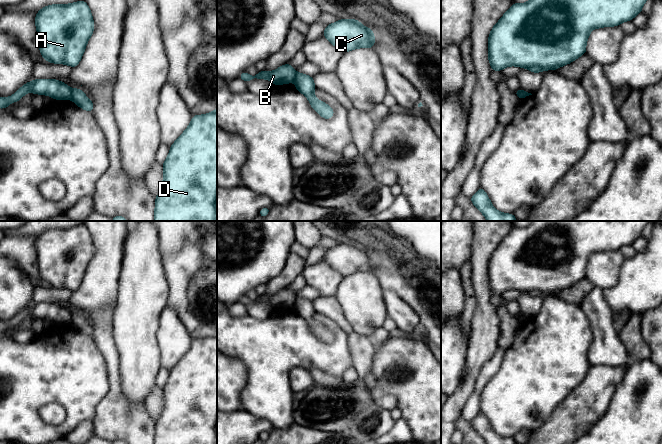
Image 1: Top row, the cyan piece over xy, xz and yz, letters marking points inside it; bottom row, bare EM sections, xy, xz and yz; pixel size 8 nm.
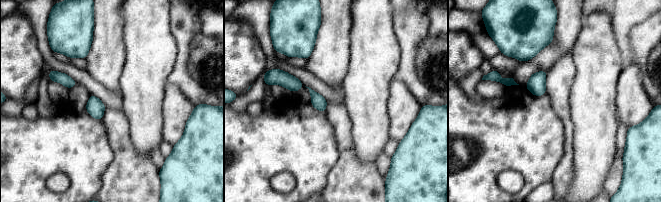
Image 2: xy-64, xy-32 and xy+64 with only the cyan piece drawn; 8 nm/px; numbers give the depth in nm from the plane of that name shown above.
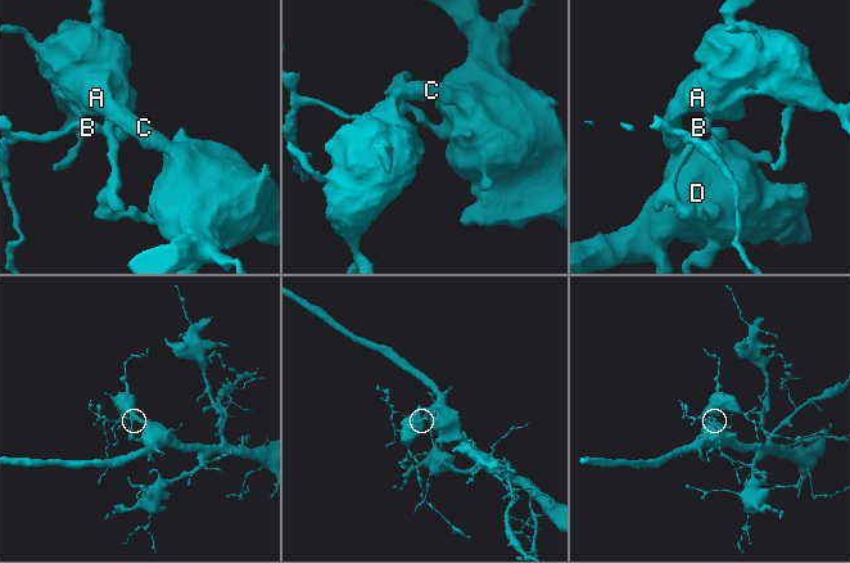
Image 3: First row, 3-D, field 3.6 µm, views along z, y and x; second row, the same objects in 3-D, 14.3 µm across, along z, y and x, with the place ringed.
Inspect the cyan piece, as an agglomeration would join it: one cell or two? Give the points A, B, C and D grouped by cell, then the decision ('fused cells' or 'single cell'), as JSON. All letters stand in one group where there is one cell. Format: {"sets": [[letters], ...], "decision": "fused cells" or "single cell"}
{"sets": [["A", "C", "D"], ["B"]], "decision": "fused cells"}

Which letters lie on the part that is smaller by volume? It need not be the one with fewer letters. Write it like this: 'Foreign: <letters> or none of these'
Foreign: B

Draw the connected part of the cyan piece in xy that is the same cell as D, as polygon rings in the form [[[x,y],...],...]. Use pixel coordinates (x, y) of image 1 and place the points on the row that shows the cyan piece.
[[[217,109],[205,115],[192,116],[187,129],[170,146],[169,154],[162,166],[163,183],[159,194],[155,198],[154,221],[217,221]]]

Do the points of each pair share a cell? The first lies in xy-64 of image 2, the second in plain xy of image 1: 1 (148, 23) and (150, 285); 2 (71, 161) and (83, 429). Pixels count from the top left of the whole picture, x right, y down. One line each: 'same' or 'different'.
1: same
2: different

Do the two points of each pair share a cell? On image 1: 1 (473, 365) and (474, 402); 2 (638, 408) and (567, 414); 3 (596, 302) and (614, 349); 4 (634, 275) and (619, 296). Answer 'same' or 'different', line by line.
1: different
2: different
3: same
4: same

